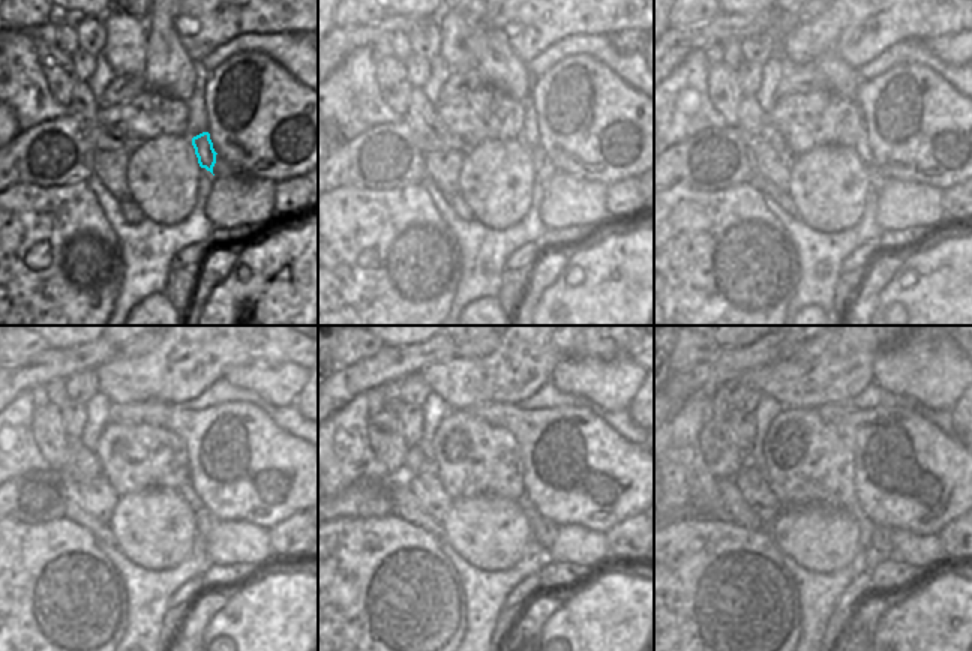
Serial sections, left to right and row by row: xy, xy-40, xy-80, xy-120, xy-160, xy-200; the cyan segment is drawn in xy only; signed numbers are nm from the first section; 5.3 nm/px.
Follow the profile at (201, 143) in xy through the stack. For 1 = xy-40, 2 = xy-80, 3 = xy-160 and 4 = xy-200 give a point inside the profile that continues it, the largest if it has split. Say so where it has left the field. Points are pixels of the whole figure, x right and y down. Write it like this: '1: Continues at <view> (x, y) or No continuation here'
1: Continues at xy-40 (543, 168)
2: Continues at xy-80 (876, 180)
3: Continues at xy-160 (545, 531)
4: Continues at xy-200 (881, 540).

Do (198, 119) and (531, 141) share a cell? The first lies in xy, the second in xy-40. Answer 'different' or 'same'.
same

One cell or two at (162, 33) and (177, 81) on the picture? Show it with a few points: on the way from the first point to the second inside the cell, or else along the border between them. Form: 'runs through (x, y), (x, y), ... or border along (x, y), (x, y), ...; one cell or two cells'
runs through (164, 45), (168, 69); one cell

